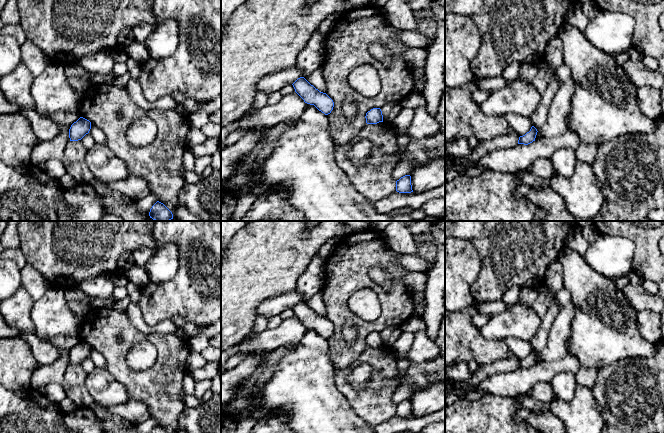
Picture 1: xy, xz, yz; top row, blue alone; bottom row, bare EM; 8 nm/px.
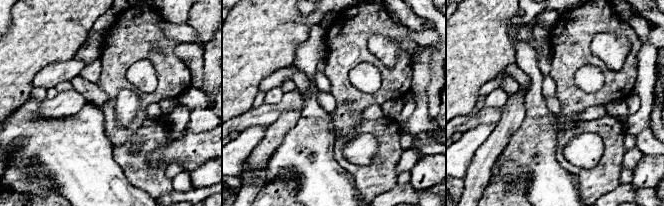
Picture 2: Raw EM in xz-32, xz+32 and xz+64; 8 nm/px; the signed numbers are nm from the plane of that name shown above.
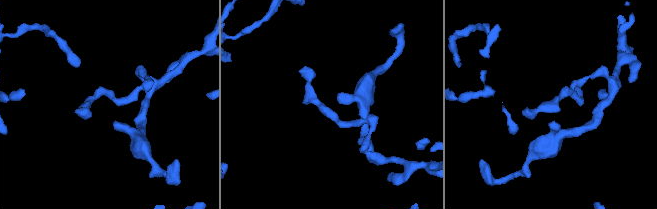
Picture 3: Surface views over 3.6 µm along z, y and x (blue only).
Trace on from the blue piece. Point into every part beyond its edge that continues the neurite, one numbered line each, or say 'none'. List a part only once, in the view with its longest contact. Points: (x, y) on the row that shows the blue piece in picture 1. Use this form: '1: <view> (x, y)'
none

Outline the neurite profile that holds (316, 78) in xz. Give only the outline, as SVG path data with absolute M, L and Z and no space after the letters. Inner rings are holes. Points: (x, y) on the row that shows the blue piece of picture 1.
M320 66L314 72L304 78L320 92L326 93L326 84L324 81L322 70L322 66Z

